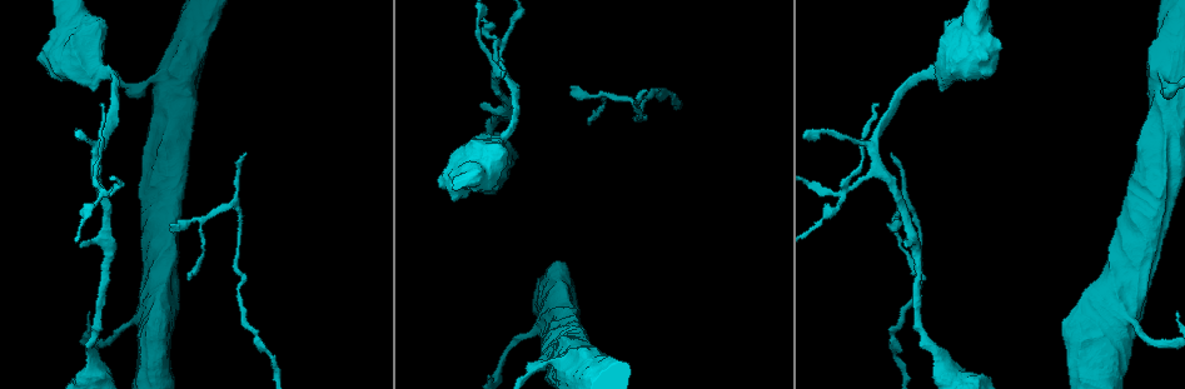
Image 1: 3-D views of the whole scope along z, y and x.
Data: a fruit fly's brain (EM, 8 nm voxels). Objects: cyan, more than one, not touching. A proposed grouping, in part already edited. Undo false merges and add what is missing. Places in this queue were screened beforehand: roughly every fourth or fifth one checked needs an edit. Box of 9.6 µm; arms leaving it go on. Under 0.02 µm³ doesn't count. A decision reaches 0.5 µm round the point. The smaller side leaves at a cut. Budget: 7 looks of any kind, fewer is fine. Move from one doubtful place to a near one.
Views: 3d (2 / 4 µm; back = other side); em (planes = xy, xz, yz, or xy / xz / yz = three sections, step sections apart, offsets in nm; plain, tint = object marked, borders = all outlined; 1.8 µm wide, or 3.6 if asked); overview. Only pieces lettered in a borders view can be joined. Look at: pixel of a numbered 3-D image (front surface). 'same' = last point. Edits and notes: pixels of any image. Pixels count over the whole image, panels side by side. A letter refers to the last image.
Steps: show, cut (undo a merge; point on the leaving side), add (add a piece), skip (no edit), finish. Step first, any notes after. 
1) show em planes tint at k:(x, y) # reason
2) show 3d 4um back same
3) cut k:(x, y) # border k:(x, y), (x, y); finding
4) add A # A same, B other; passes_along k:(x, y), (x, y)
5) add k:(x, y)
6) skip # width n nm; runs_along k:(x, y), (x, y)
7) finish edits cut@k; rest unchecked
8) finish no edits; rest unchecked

show em planes borders at 1:(904, 245) # branch stops here

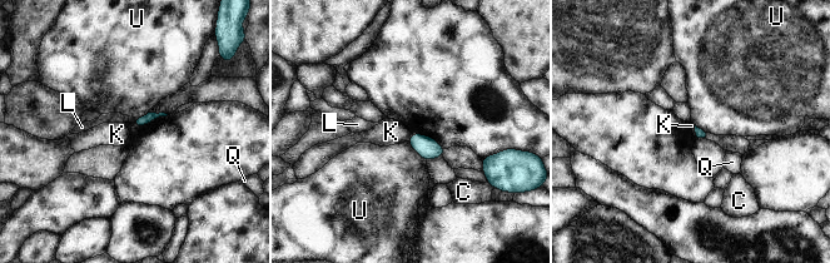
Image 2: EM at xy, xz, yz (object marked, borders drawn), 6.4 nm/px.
skip # C other, K other, L other, Q other, U other; border 2:(412, 134), (407, 140); none of them fits

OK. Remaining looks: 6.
show 3d 4um at 1:(500, 43) # a fork

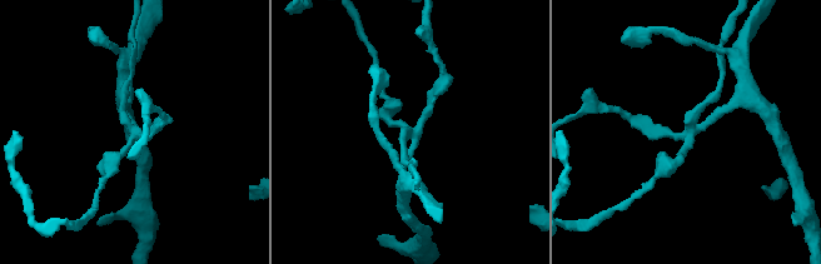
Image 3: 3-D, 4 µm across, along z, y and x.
show em xz step 16 tint at 3:(132, 135) # arms 3

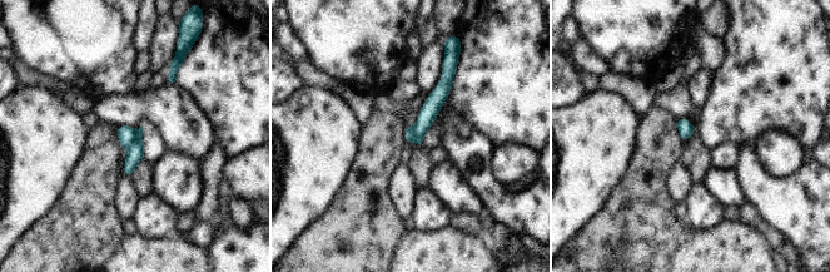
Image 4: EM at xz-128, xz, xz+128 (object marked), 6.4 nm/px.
show em xz step 16 borders same

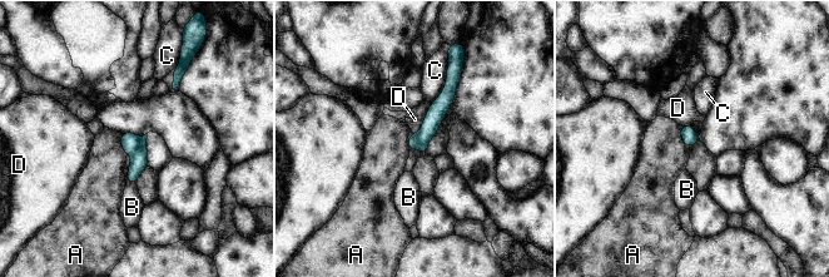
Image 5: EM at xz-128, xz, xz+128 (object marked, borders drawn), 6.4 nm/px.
cut 5:(129, 142) # longest_contact C 300 nm; A other, B other, C other, D other; border 5:(140, 138), (140, 143), (132, 156); two neurons meet here

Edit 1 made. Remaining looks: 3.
show em 3.6um xy step 4 borders at 1:(1124, 316) # sudden change in width

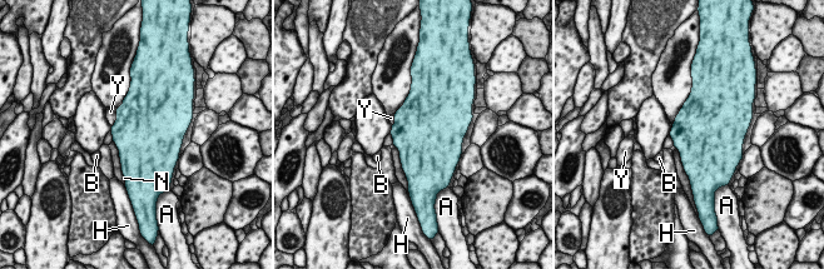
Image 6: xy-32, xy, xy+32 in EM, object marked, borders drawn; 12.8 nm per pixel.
show em 3.6um planes borders same

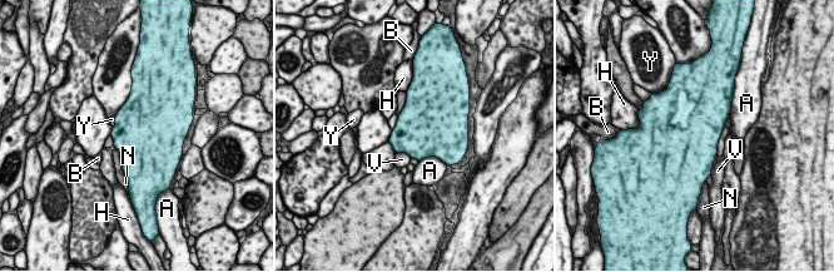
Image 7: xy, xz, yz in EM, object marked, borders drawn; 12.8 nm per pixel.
skip # width 750 nm; A other, B other, H other, N other, V other, Y other; border 7:(115, 115), (113, 127); one neuron here

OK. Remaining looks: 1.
finish edits cut@5; rest unchecked

